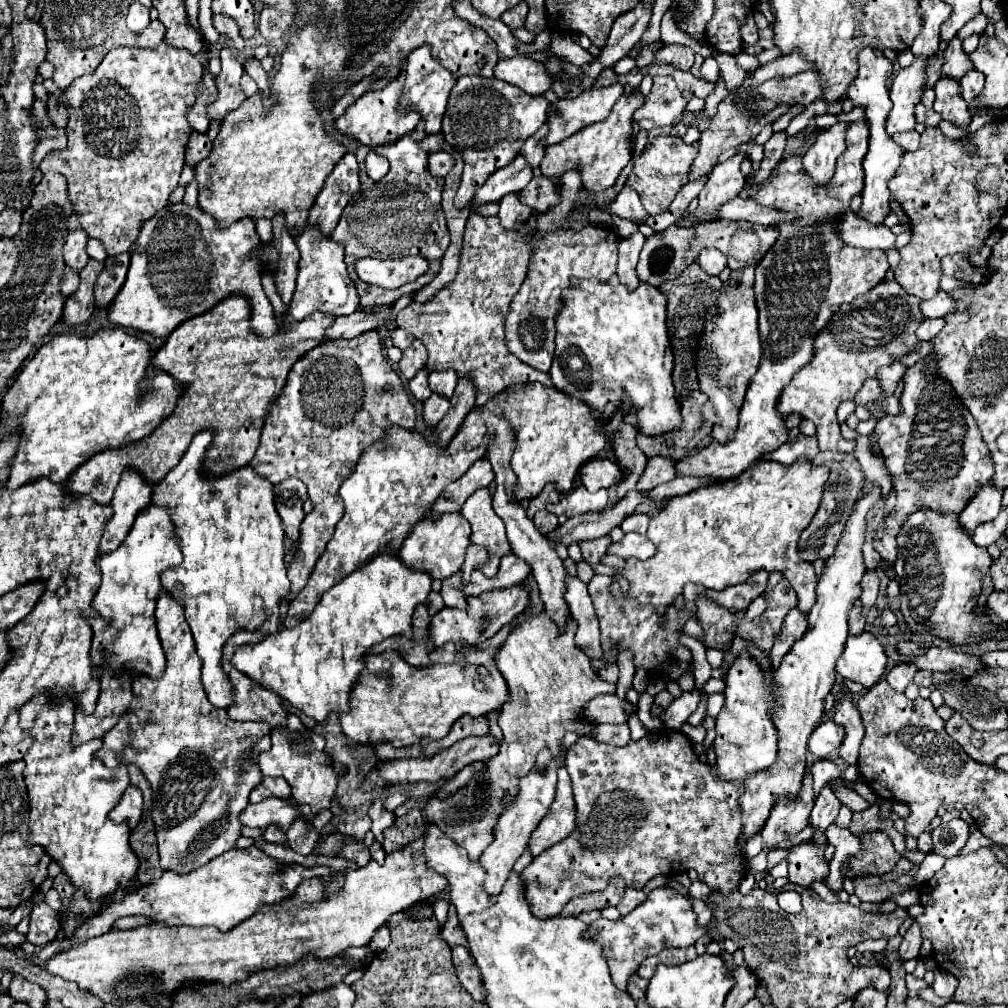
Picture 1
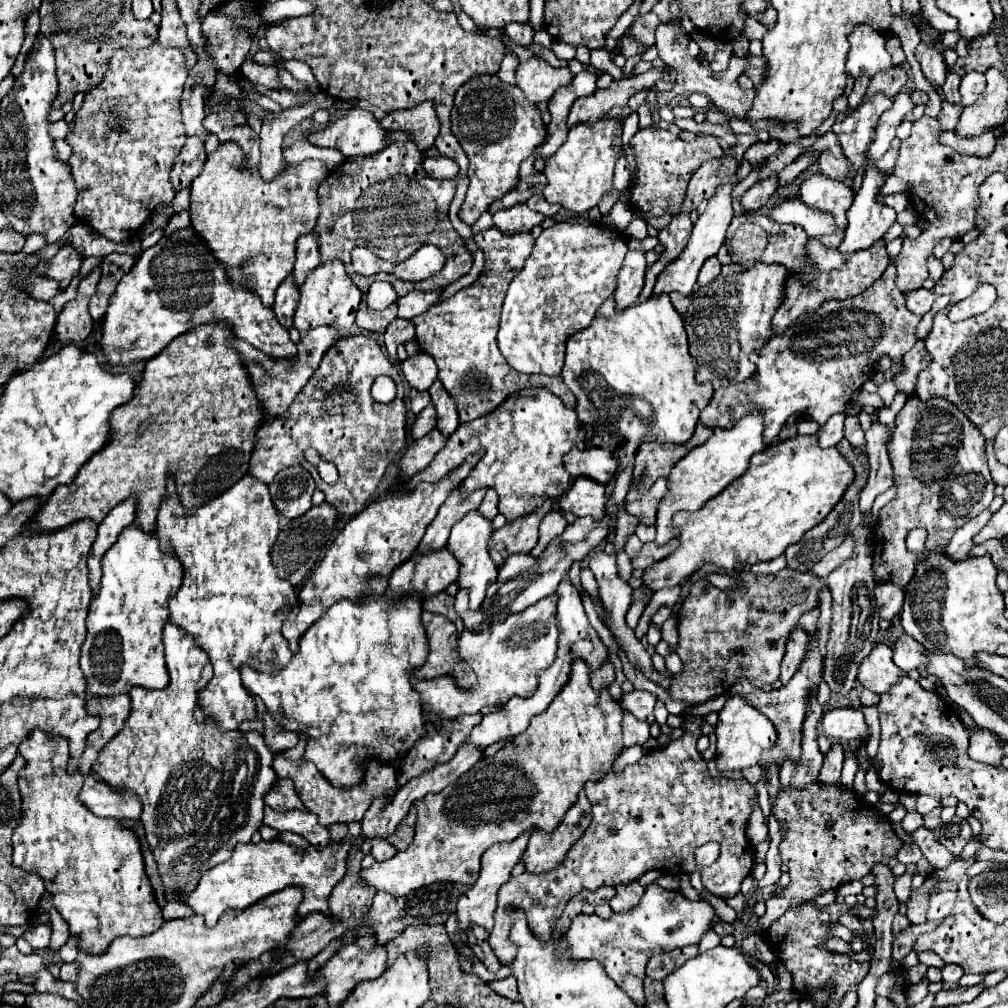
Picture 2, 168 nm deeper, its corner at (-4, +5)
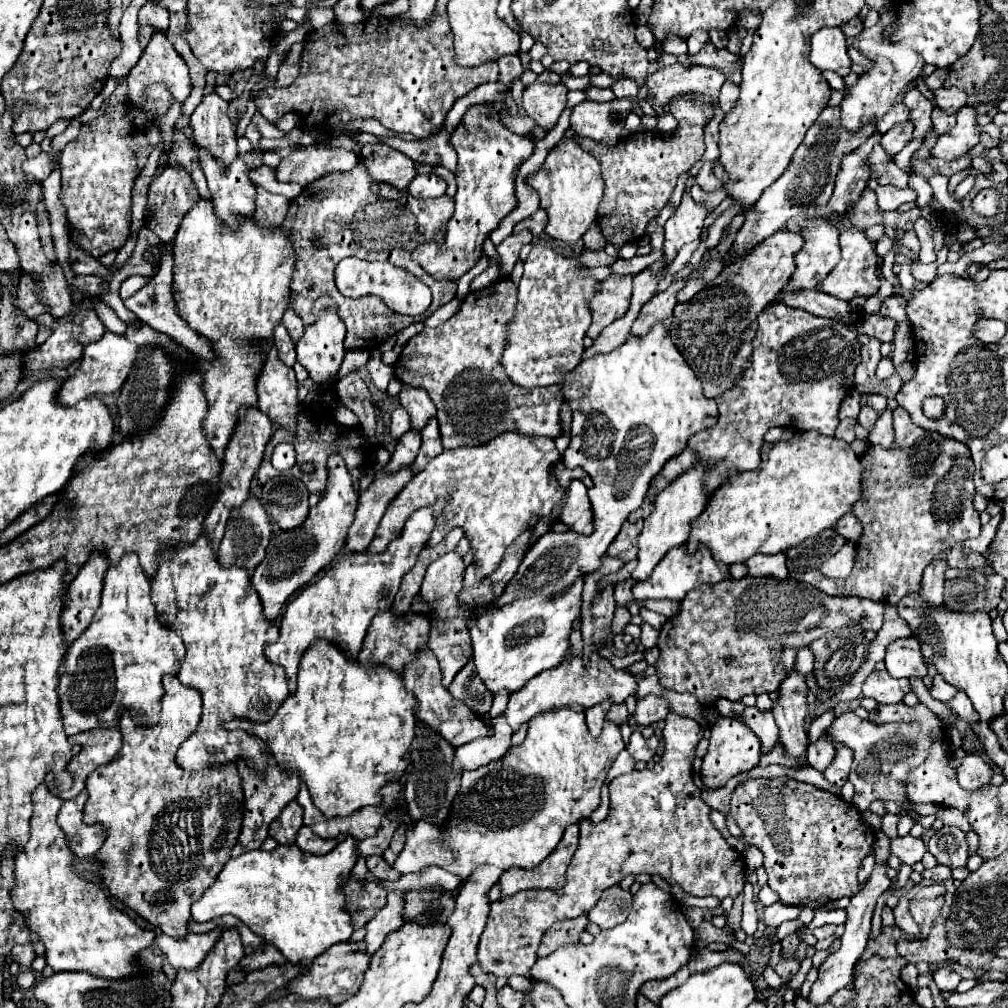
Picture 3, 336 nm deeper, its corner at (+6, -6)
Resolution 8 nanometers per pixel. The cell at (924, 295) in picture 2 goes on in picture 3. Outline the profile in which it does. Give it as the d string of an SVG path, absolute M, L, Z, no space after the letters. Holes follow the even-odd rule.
M891 295L891 297L885 297L881 301L881 315L883 317L891 317L893 321L905 321L907 315L905 315L905 307L907 307L907 301L899 295Z

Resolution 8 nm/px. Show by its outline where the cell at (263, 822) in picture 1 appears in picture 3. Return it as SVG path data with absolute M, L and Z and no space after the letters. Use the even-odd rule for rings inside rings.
M303 825L301 831L299 831L299 837L297 837L297 845L299 845L303 851L307 851L307 843L315 841L315 837L319 837L319 835L315 835L309 827Z

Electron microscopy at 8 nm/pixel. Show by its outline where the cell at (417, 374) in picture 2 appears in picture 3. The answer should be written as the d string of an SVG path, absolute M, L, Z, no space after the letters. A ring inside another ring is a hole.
M403 387L399 393L399 401L407 409L407 413L411 415L411 429L413 431L421 431L427 425L427 421L435 419L435 415L437 415L433 401L421 389Z

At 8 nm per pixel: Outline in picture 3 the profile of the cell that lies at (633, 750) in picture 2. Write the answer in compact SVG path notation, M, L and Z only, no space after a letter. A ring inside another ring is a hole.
M605 781L603 789L601 789L601 805L591 813L589 819L593 819L593 823L599 823L607 817L607 811L609 811L609 788L608 783Z

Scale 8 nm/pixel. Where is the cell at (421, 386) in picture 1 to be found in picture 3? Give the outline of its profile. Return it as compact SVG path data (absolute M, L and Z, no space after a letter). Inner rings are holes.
M397 407L391 415L391 425L389 425L389 435L397 441L403 433L409 431L409 413L403 407Z

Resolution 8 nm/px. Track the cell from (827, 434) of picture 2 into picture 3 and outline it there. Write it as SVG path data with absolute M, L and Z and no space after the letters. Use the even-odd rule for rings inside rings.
M843 419L843 421L839 423L837 431L835 431L835 437L837 437L837 439L843 439L843 441L847 441L847 443L853 443L853 439L855 439L855 431L853 431L855 423L857 423L855 419Z

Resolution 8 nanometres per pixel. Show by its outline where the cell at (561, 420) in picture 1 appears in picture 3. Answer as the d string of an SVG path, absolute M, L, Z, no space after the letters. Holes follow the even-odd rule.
M517 433L499 435L485 447L461 447L457 451L443 451L431 459L425 471L415 475L387 507L367 553L383 553L387 545L397 535L401 535L405 521L417 509L431 507L439 497L447 497L449 503L437 519L437 533L433 533L427 545L435 547L453 527L461 527L473 551L477 579L485 579L499 567L505 549L523 531L535 527L541 517L547 517L563 503L565 491L549 473L549 467L555 461L559 461L559 453L551 437L527 439ZM547 455L555 457L547 459ZM543 467L547 467L547 471L543 471Z

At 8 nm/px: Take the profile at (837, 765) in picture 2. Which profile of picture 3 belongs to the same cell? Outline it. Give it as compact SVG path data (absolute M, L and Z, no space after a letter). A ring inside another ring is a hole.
M825 731L821 733L821 737L815 743L811 743L807 747L807 761L817 771L825 771L825 767L833 761L833 755L835 755L835 745Z

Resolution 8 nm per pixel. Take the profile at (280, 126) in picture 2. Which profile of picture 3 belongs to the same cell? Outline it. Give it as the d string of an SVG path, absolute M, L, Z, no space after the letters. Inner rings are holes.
M263 187L256 188L255 219L258 219L260 227L280 226L287 214L289 201L283 195L273 195L265 191Z

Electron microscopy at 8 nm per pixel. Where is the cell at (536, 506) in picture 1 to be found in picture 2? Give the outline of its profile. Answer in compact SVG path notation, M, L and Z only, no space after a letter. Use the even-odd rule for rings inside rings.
M545 500L535 512L529 512L513 522L507 522L503 528L495 532L491 538L491 556L495 556L495 562L501 564L511 554L517 552L531 552L537 544L537 528L543 516L551 510L553 500Z

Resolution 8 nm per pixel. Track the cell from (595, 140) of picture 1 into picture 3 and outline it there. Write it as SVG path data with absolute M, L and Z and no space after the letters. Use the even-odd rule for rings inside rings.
M575 139L561 141L555 149L551 149L541 169L529 175L525 183L533 191L537 191L541 201L539 205L549 215L549 223L545 227L545 233L549 237L575 245L591 227L591 223L597 219L597 207L603 199L603 185L605 185L601 177L601 165L597 159L593 159L593 155L583 151L575 143Z

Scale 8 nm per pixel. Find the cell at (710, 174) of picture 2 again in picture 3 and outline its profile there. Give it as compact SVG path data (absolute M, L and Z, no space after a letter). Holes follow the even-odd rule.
M689 193L683 195L683 201L679 205L679 209L675 211L675 215L665 223L665 243L663 243L663 249L665 249L665 261L671 263L679 249L689 243L689 241L695 241L701 237L701 231L703 231L703 219L709 215L707 207L705 205L699 205L695 203Z

